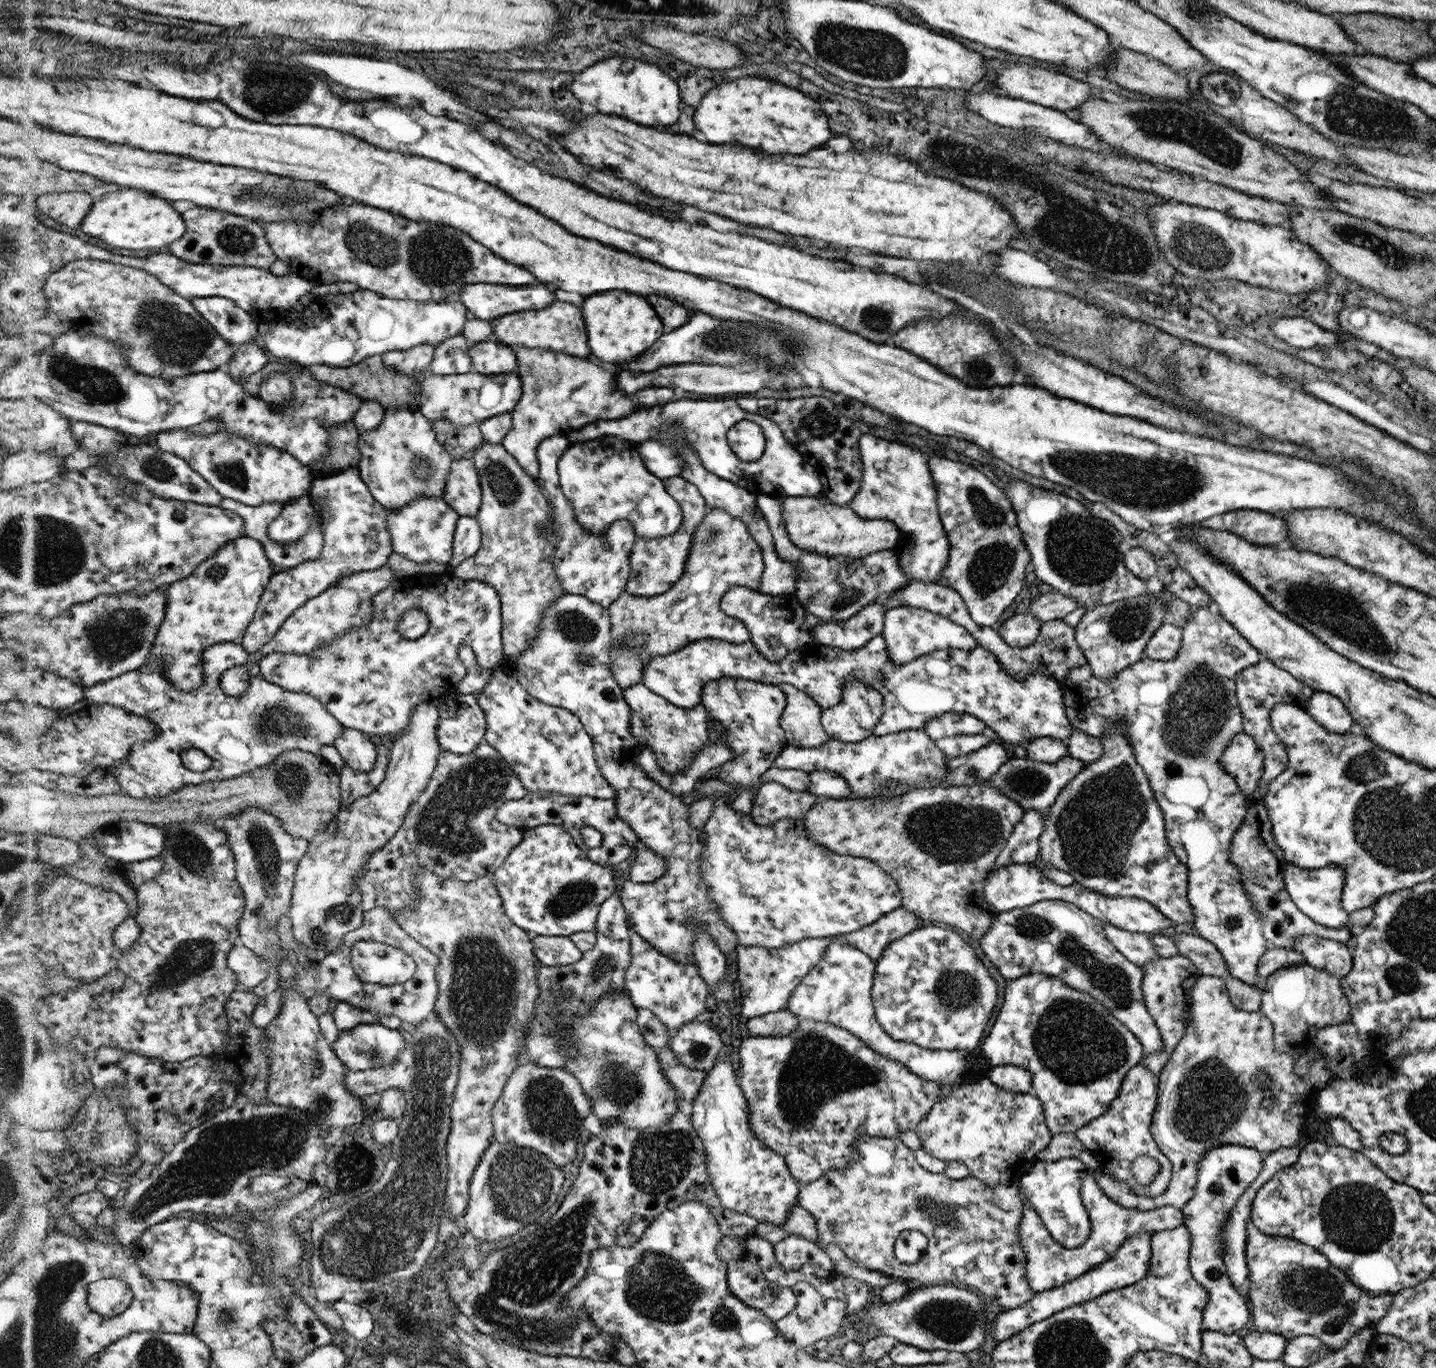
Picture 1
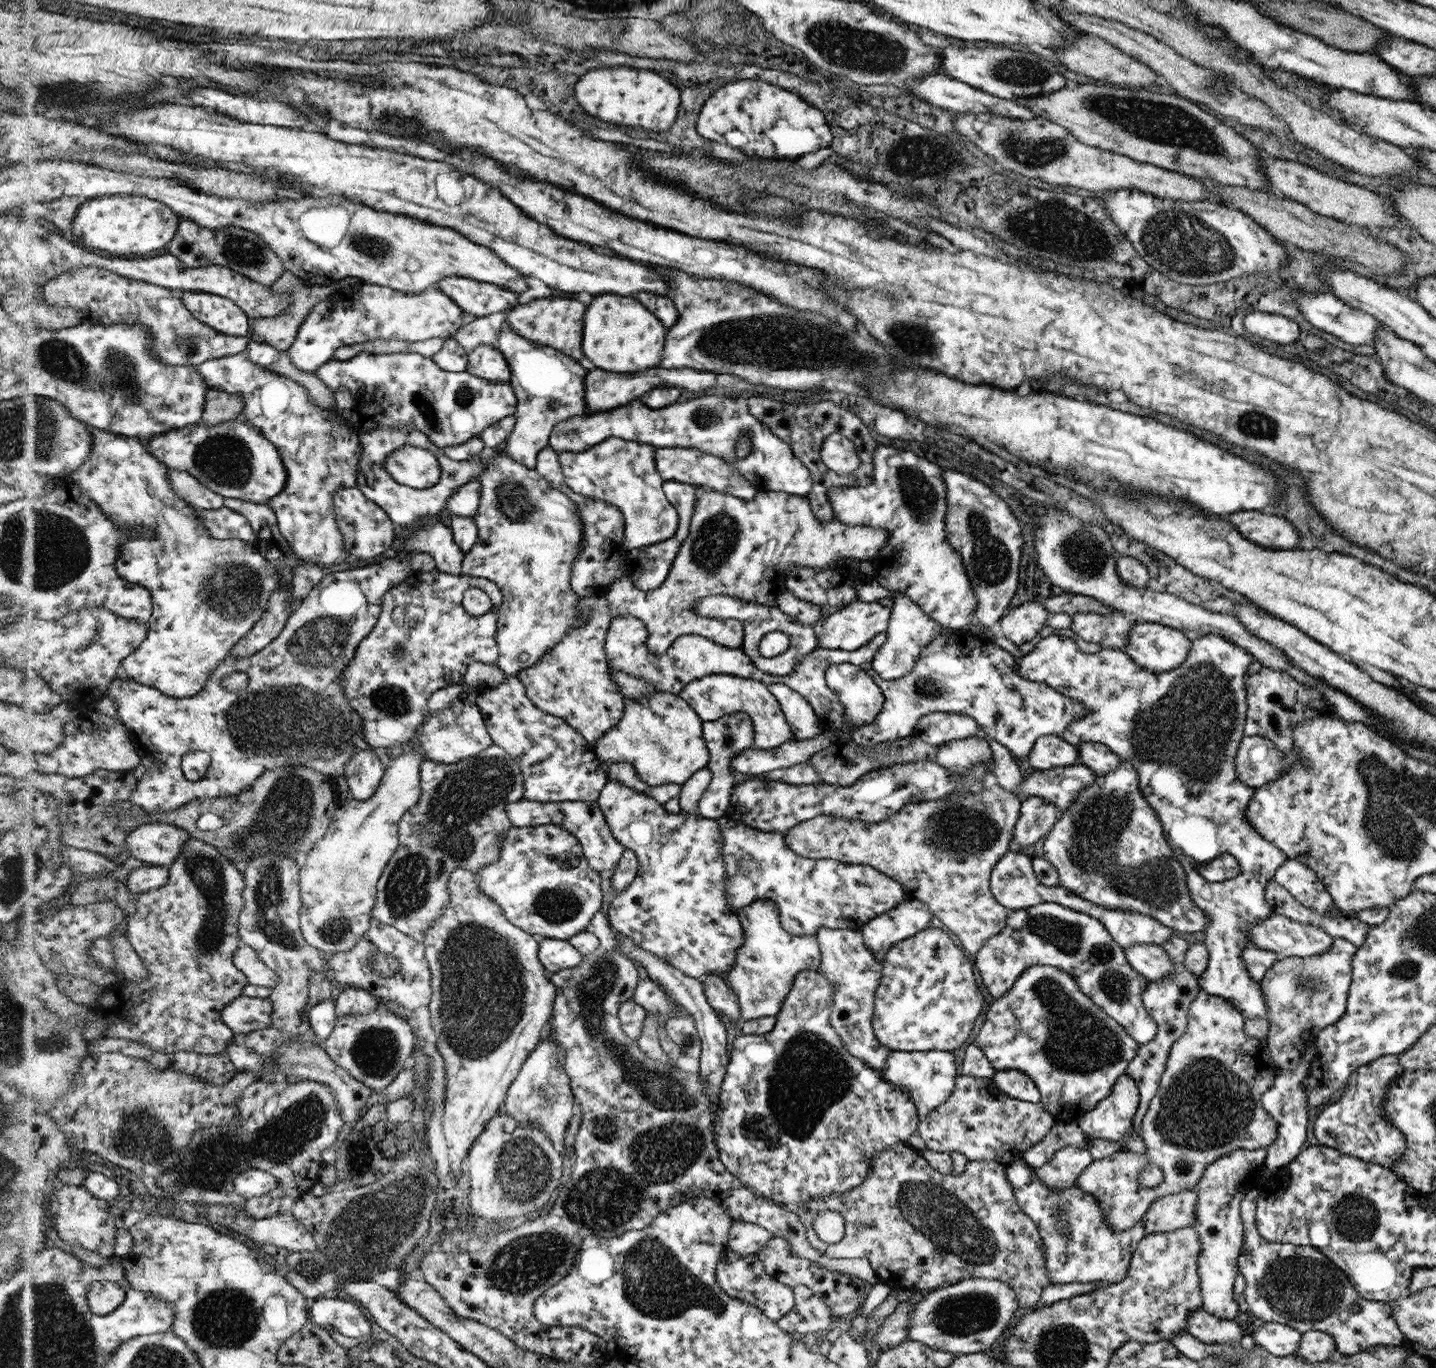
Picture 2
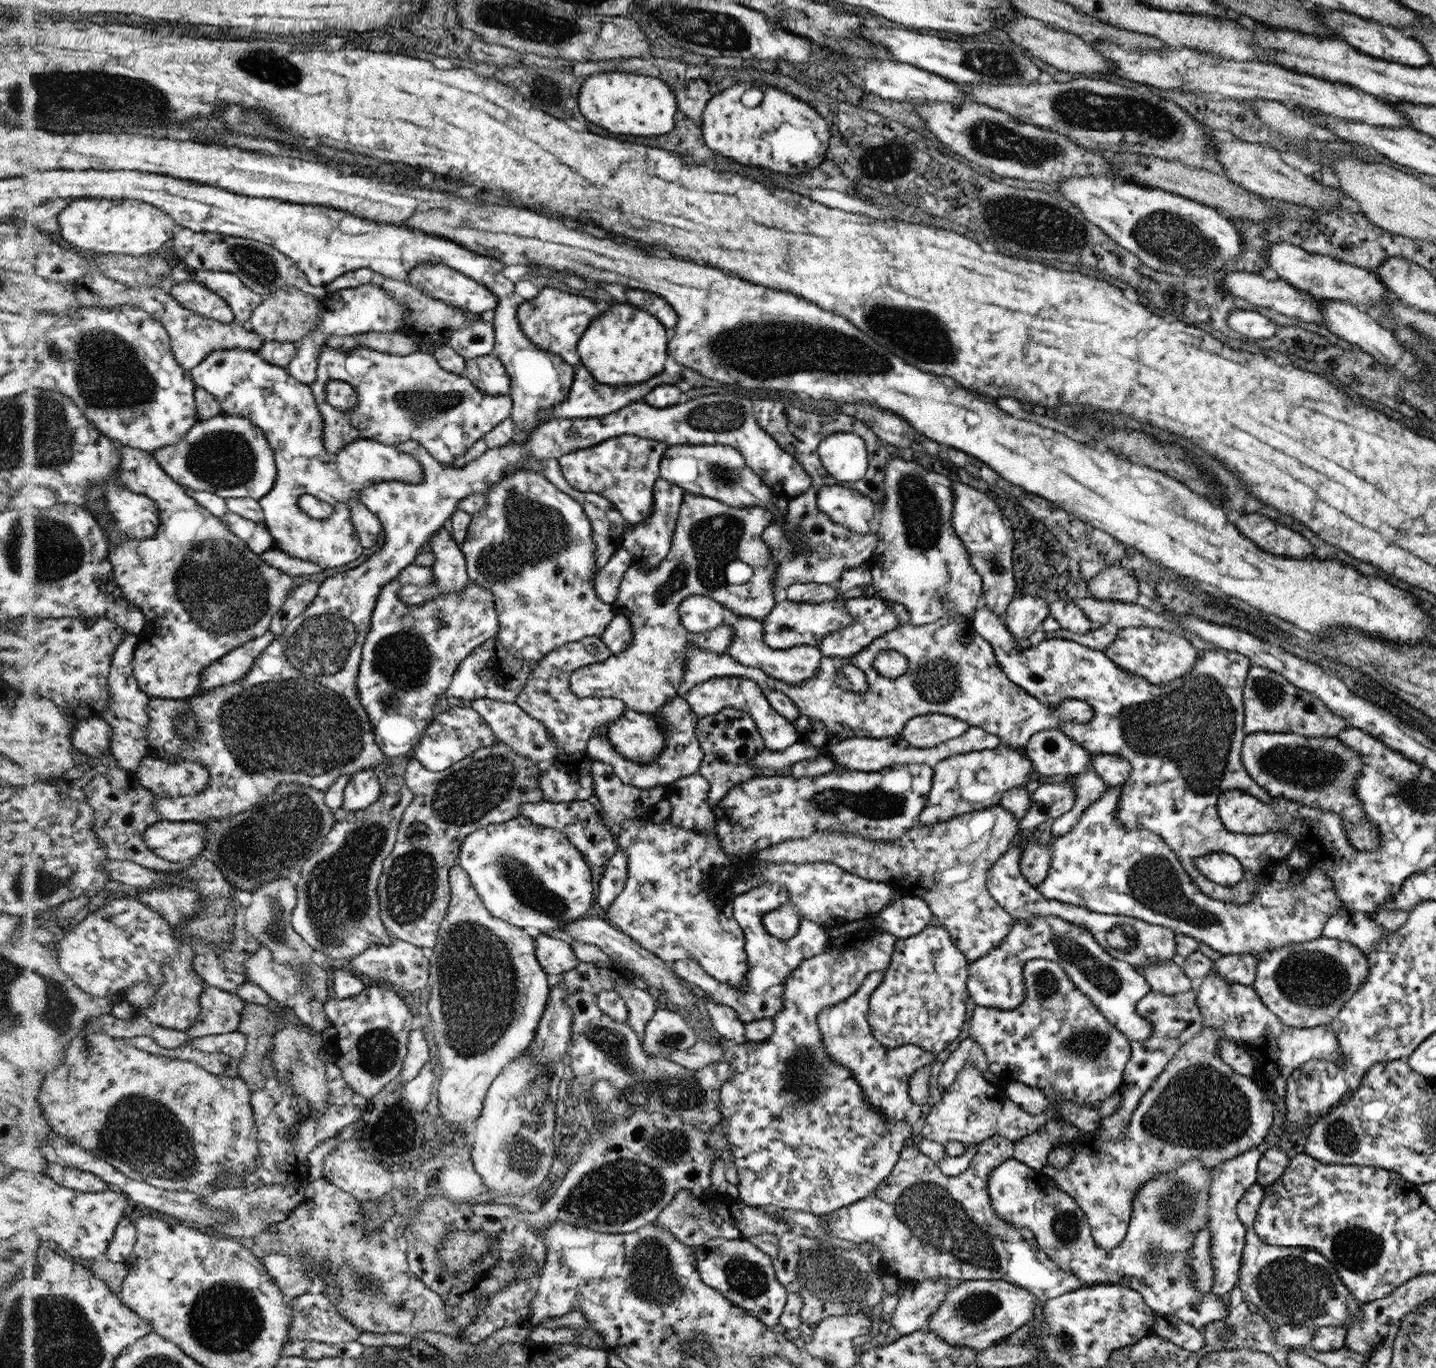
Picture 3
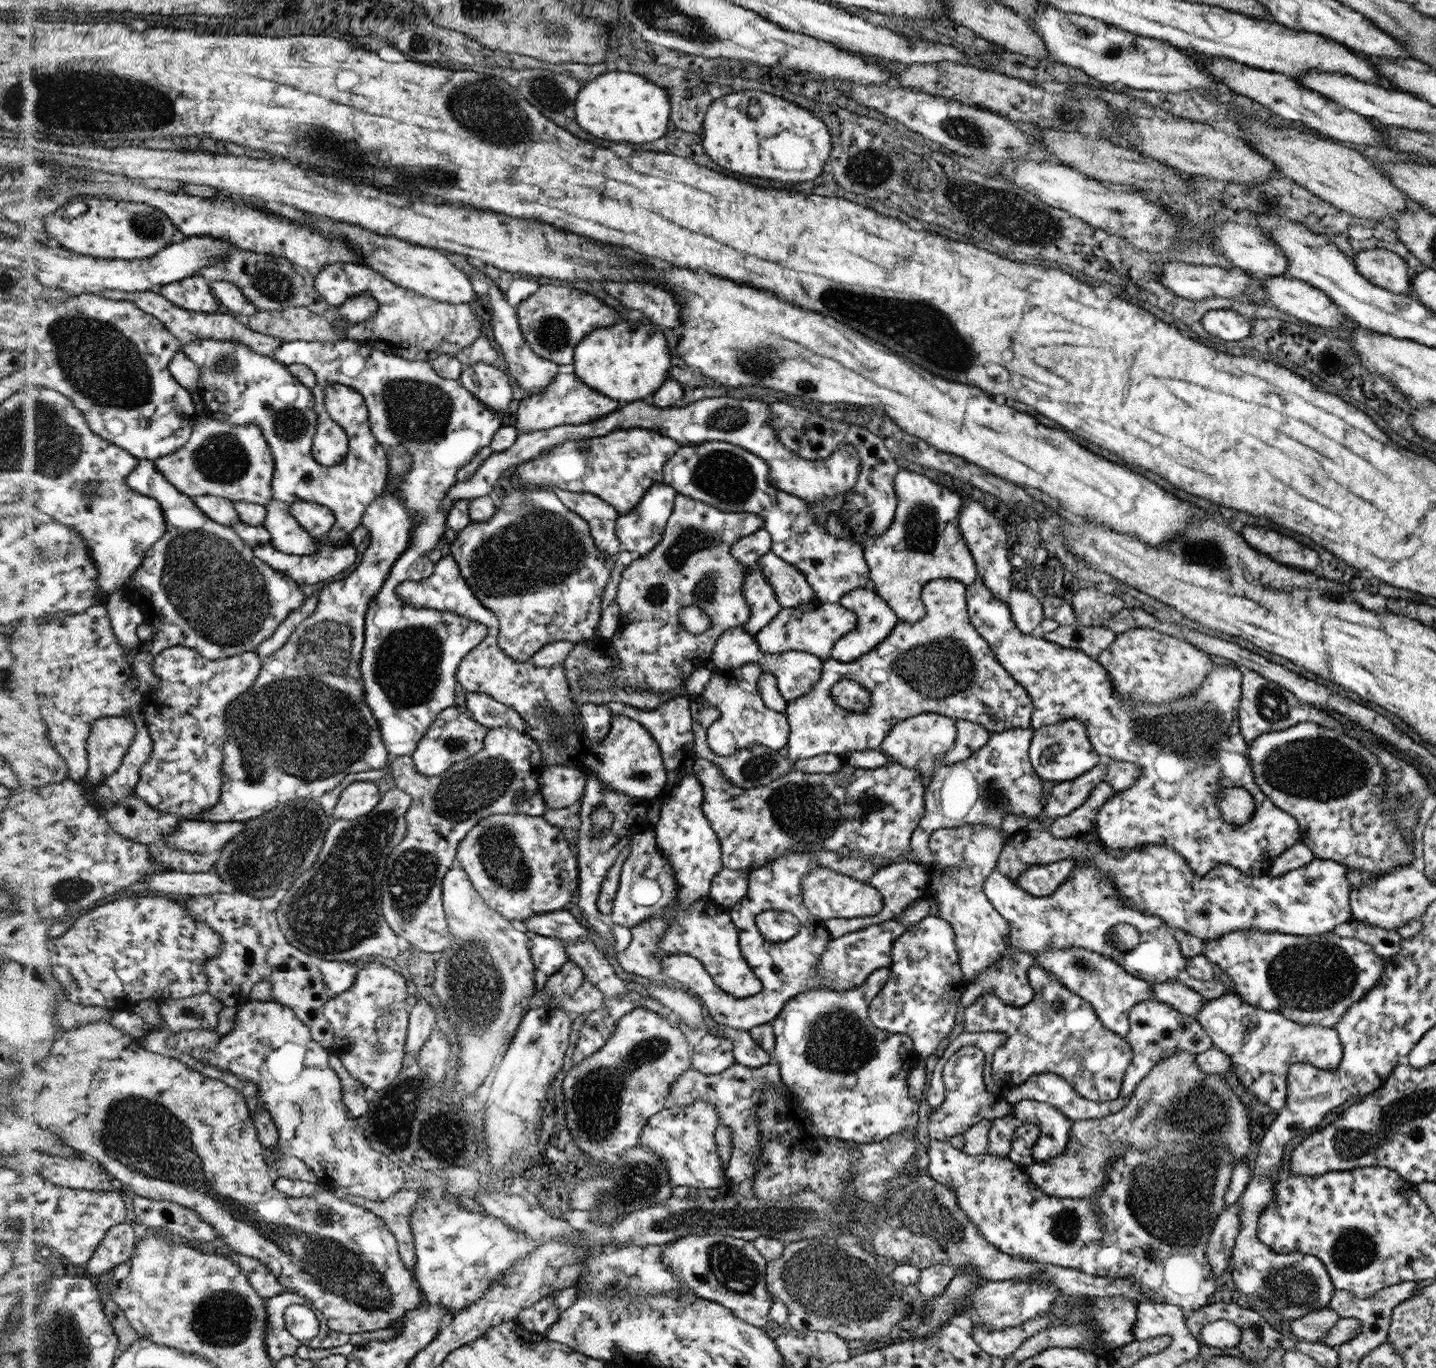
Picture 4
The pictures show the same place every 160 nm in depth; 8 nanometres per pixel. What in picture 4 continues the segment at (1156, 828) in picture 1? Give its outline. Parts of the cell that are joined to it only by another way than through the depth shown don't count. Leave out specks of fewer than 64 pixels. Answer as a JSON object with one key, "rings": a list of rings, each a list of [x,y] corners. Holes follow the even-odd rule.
{"rings":[[[1097,825],[1088,832],[1081,834],[1079,838],[1084,843],[1095,843],[1100,848],[1100,856],[1097,859],[1064,858],[1045,866],[1029,866],[1027,871],[1015,879],[1027,893],[1034,897],[1051,895],[1055,889],[1066,882],[1071,872],[1079,870],[1081,866],[1091,866],[1101,870],[1116,888],[1119,899],[1130,907],[1137,907],[1141,912],[1158,916],[1171,930],[1181,930],[1199,937],[1203,942],[1218,939],[1218,936],[1237,929],[1255,929],[1256,931],[1280,932],[1288,935],[1309,936],[1329,932],[1334,926],[1349,919],[1350,916],[1350,884],[1346,879],[1345,867],[1332,862],[1313,857],[1313,860],[1296,870],[1283,873],[1281,876],[1271,877],[1247,876],[1238,869],[1229,865],[1217,865],[1203,876],[1195,874],[1186,864],[1184,858],[1179,856],[1174,849],[1165,845],[1141,844],[1132,848],[1108,848],[1102,844],[1098,836]]]}

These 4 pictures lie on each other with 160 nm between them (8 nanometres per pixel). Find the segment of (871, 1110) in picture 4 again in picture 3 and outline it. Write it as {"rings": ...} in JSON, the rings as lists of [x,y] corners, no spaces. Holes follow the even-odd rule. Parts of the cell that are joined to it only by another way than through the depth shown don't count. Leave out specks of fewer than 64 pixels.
{"rings":[[[884,971],[870,972],[853,995],[819,1011],[817,1025],[826,1052],[836,1063],[846,1065],[847,1069],[851,1070],[859,1086],[862,1086],[867,1102],[875,1106],[875,1109],[879,1109],[882,1120],[886,1120],[886,1126],[893,1126],[899,1122],[913,1125],[918,1118],[921,1118],[921,1106],[909,1101],[909,1092],[907,1092],[909,1076],[923,1066],[931,1066],[932,1059],[937,1054],[915,1045],[889,1048],[875,1040],[866,1021],[868,998],[883,978],[885,978]]]}

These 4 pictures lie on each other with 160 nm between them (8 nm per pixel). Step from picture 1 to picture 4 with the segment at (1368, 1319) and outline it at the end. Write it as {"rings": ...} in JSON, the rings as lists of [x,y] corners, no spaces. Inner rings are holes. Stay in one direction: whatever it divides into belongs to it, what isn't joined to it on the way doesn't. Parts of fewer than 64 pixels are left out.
{"rings":[[[1255,1171],[1239,1196],[1239,1223],[1237,1238],[1230,1252],[1233,1270],[1230,1272],[1234,1286],[1243,1294],[1258,1296],[1269,1308],[1289,1321],[1298,1319],[1312,1310],[1328,1307],[1335,1290],[1324,1269],[1323,1263],[1310,1256],[1282,1256],[1259,1242],[1256,1235],[1256,1222],[1259,1213],[1269,1205],[1273,1196],[1278,1174],[1259,1175]]]}

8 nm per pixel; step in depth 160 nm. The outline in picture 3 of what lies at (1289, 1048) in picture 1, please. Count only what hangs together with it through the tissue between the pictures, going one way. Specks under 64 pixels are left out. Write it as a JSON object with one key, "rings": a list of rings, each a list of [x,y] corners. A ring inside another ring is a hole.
{"rings":[[[1323,936],[1251,955],[1256,958],[1256,965],[1250,987],[1285,1027],[1327,1025],[1363,984],[1368,973],[1366,958],[1359,948],[1349,942]]]}

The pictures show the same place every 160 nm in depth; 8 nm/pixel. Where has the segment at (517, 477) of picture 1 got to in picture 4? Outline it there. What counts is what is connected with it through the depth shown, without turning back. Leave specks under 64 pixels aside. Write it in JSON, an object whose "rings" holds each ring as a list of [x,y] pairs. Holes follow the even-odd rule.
{"rings":[[[538,487],[526,490],[515,490],[505,497],[498,500],[495,499],[494,515],[483,522],[472,522],[457,531],[457,536],[450,544],[450,555],[457,561],[461,575],[466,579],[466,583],[473,590],[474,596],[478,598],[482,606],[487,608],[496,618],[499,624],[498,644],[502,648],[503,654],[511,661],[525,663],[527,660],[532,660],[533,657],[542,650],[543,646],[559,641],[569,641],[577,643],[588,641],[591,638],[598,636],[599,623],[602,620],[601,601],[602,594],[606,589],[606,584],[609,582],[610,572],[613,570],[614,561],[607,557],[593,541],[590,536],[589,525],[586,520],[583,520],[578,513],[571,511],[562,501],[555,496],[551,490],[546,491],[546,488]]]}

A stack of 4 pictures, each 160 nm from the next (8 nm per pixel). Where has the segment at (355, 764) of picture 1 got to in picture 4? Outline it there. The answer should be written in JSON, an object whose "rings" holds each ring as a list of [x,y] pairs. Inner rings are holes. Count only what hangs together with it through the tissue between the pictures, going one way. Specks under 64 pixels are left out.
{"rings":[[[354,781],[347,785],[339,794],[330,818],[353,820],[366,815],[378,803],[379,792],[371,781]]]}

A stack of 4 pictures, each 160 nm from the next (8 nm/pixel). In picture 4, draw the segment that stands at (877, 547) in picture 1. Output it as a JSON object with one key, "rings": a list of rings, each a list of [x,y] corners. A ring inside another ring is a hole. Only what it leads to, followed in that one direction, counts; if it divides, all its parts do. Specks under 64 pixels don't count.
{"rings":[[[679,494],[679,496],[675,495],[674,501],[675,512],[671,511],[671,520],[666,520],[667,532],[662,532],[661,542],[659,542],[651,552],[641,555],[631,562],[621,574],[621,582],[618,584],[617,591],[617,604],[618,608],[621,610],[621,621],[618,631],[616,631],[614,636],[610,639],[610,643],[617,656],[617,665],[615,665],[613,669],[604,672],[604,674],[598,674],[598,676],[594,674],[584,674],[582,679],[579,680],[579,686],[583,688],[584,691],[592,690],[601,693],[605,689],[617,688],[623,690],[647,689],[648,691],[655,691],[661,694],[672,693],[677,687],[683,686],[685,680],[689,678],[690,674],[695,671],[695,669],[703,667],[703,665],[710,661],[712,648],[717,642],[718,637],[722,635],[724,631],[727,631],[727,629],[735,628],[736,625],[740,626],[743,624],[743,622],[749,618],[749,614],[751,614],[751,612],[749,612],[749,606],[747,606],[747,603],[745,603],[745,600],[741,597],[742,578],[746,574],[744,574],[744,568],[742,568],[736,560],[733,560],[732,556],[729,556],[729,547],[738,538],[749,536],[749,534],[753,534],[755,530],[763,528],[762,517],[750,512],[723,512],[720,509],[713,508],[709,504],[705,504],[703,501],[693,500],[691,497],[683,496],[682,494]],[[687,605],[699,605],[700,608],[706,609],[708,614],[710,614],[710,618],[712,618],[711,628],[707,628],[707,631],[701,632],[701,634],[690,634],[687,632],[687,630],[679,624],[679,620],[677,620],[679,609]]]}

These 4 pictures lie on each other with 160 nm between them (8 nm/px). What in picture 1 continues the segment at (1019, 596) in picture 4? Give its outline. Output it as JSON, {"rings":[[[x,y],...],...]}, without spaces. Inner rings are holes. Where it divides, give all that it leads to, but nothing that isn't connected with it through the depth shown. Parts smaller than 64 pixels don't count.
{"rings":[[[1025,612],[1013,614],[1011,618],[1000,622],[994,629],[1008,645],[1023,648],[1038,638],[1041,632],[1041,622]]]}

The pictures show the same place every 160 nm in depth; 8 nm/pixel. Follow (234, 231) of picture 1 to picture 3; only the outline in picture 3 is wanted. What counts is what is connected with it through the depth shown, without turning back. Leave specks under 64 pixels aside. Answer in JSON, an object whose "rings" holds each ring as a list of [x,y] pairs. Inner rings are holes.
{"rings":[[[184,228],[175,234],[173,251],[178,260],[182,260],[191,269],[230,271],[239,275],[242,281],[253,292],[258,292],[264,297],[279,290],[282,286],[294,286],[301,292],[310,294],[316,300],[322,301],[327,290],[323,286],[311,286],[306,281],[305,274],[289,257],[275,251],[271,246],[263,244],[253,238],[241,236],[227,236],[221,233],[195,232]]]}

